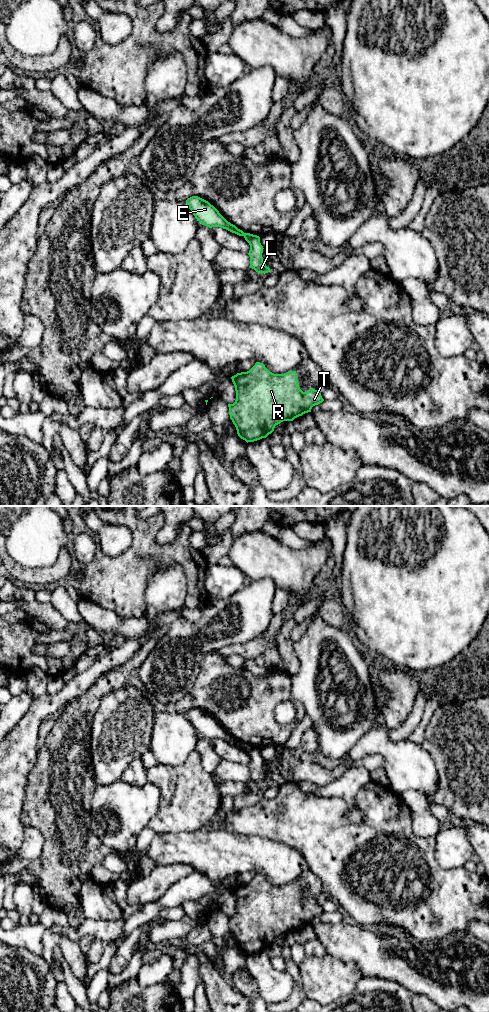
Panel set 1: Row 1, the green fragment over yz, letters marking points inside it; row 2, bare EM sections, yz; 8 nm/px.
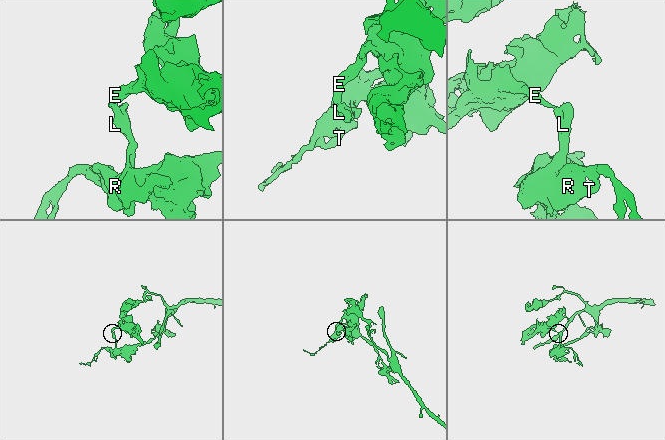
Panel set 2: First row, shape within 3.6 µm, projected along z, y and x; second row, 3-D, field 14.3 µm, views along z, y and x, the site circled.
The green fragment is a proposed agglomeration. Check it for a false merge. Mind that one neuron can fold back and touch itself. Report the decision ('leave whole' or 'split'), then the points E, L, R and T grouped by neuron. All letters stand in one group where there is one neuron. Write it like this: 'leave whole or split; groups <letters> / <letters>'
split; groups E / L R T

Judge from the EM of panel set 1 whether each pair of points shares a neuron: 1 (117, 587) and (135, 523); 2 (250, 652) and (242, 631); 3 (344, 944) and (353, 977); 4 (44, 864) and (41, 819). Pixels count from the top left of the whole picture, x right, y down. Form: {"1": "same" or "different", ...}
{"1": "same", "2": "different", "3": "different", "4": "same"}

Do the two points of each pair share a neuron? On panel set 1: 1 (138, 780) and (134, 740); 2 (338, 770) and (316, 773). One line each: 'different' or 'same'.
1: different
2: same

